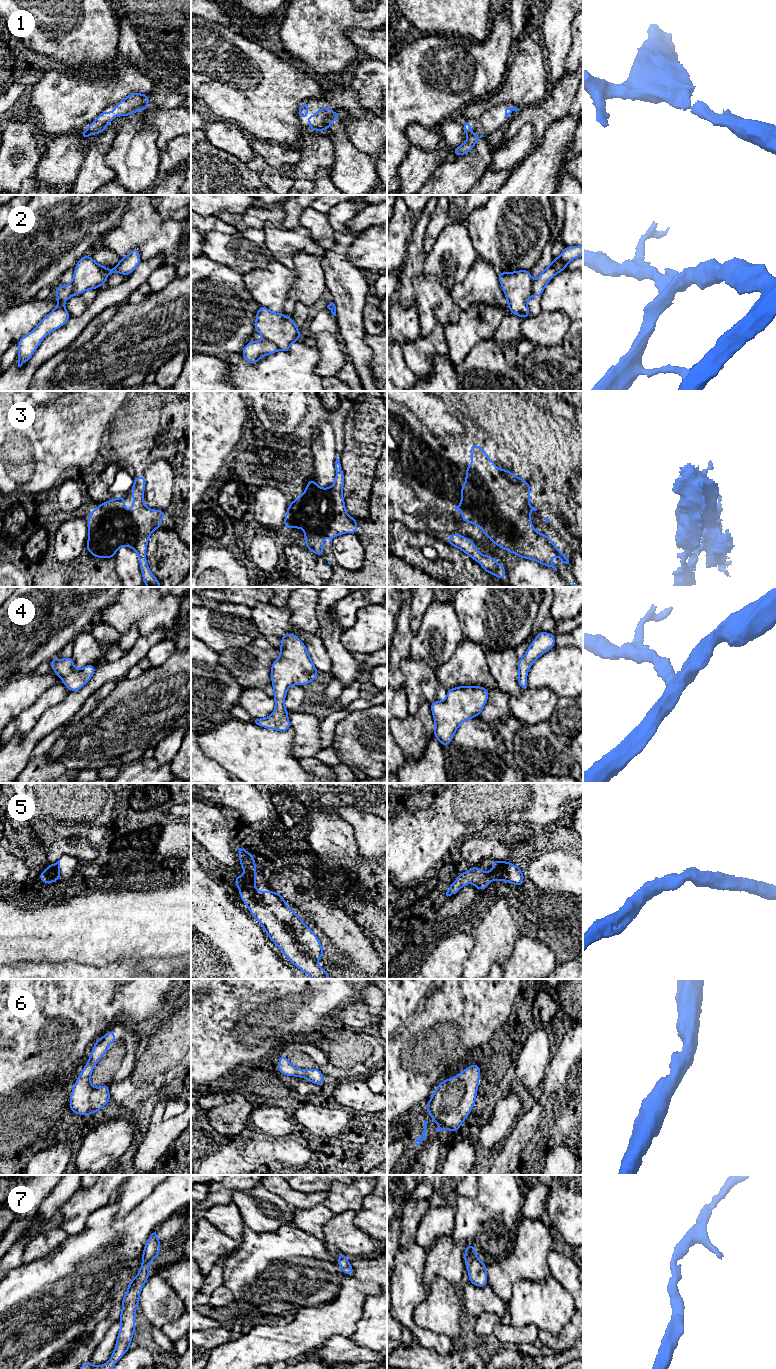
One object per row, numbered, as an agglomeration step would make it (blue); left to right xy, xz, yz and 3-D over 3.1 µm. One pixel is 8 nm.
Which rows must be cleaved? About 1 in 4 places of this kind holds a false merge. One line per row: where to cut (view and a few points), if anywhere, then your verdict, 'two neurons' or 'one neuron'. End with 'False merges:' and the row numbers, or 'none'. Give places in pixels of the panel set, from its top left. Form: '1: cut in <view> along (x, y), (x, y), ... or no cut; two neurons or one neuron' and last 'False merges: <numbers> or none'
1: no cut; one neuron
2: cut in xz along (265, 338), (271, 341), (278, 349); two neurons
3: no cut; one neuron
4: no cut; one neuron
5: no cut; one neuron
6: no cut; one neuron
7: no cut; one neuron
False merges: 2

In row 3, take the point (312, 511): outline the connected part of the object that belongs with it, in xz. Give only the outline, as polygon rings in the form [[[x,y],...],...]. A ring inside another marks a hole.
[[[336,455],[336,476],[333,485],[330,488],[321,488],[311,478],[308,481],[306,489],[302,495],[289,503],[286,516],[284,518],[283,527],[303,529],[305,531],[304,537],[306,549],[311,550],[313,553],[321,557],[323,557],[323,540],[325,536],[330,539],[332,544],[332,539],[338,535],[344,533],[358,533],[357,519],[350,517],[346,513],[345,502],[342,495],[344,486],[344,473],[341,472],[341,468],[340,461]]]

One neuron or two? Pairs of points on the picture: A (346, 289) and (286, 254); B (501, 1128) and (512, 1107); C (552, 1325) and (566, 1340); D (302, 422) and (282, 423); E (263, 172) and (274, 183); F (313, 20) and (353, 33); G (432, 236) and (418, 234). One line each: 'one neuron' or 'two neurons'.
A: two neurons
B: one neuron
C: two neurons
D: one neuron
E: one neuron
F: two neurons
G: two neurons

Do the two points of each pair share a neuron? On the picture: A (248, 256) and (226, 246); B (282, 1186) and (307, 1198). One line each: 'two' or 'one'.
A: one
B: one

